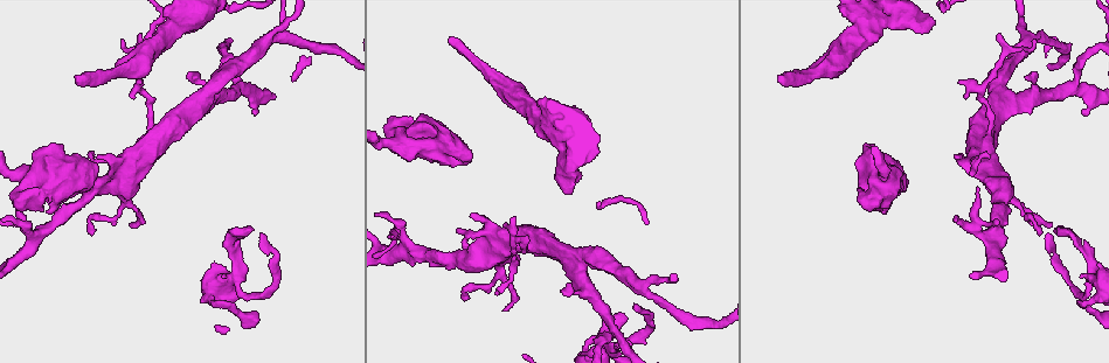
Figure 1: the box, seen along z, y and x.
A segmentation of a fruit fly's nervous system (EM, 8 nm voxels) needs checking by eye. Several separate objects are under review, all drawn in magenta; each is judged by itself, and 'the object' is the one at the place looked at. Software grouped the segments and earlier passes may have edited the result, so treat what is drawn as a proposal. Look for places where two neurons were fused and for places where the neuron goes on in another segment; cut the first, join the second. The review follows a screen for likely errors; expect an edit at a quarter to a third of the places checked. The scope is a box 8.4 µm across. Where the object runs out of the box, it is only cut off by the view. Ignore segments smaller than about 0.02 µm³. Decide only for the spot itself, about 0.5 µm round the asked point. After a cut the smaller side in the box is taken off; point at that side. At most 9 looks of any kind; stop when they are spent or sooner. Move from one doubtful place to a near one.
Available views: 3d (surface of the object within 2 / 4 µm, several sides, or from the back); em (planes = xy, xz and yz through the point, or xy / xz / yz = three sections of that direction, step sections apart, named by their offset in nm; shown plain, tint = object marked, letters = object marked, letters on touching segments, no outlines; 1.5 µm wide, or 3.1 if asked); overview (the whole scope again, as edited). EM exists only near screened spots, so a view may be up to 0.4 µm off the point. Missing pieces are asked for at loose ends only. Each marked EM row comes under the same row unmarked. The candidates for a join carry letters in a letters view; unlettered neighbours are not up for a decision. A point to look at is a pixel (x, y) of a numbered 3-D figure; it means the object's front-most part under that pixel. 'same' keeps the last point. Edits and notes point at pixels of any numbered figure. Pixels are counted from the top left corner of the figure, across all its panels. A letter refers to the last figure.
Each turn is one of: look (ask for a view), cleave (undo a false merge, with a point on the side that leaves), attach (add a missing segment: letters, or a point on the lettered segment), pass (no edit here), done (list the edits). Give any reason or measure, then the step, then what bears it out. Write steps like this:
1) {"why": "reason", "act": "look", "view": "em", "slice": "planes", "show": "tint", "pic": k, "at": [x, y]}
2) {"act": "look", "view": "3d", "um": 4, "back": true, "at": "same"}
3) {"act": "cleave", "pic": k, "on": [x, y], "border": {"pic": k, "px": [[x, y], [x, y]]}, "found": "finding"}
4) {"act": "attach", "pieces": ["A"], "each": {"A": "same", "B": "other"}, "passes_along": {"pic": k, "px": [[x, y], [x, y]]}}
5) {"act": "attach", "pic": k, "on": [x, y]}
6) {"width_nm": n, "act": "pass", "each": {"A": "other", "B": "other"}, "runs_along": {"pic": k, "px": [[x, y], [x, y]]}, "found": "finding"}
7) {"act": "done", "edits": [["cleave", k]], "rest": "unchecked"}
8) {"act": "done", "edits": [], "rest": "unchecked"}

{"why": "an open end", "act": "look", "view": "em", "slice": "planes", "show": "letters", "pic": 1, "at": [563, 288]}

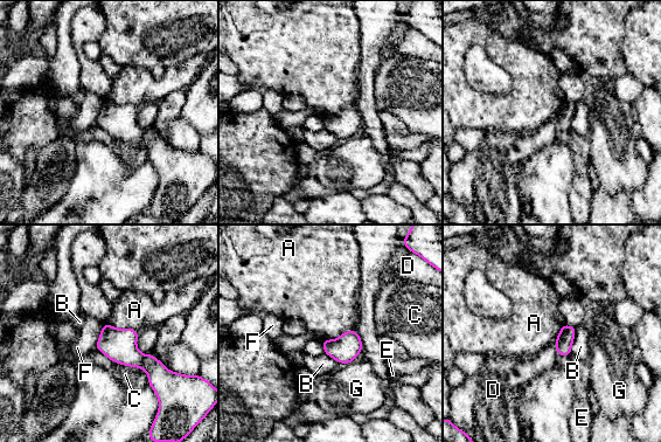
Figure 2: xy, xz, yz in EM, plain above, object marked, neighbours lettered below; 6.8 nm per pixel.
{"longest_contact_nm": ["C", 280], "act": "pass", "each": {"A": "other", "B": "other", "C": "other", "D": "other", "E": "other", "F": "other", "G": "other"}, "border": {"pic": 2, "px": [[356, 331], [322, 340]]}, "found": "no lettered segment goes on from it"}

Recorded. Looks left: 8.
{"why": "a fork", "act": "look", "view": "em", "slice": "planes", "show": "tint", "pic": 1, "at": [639, 285]}

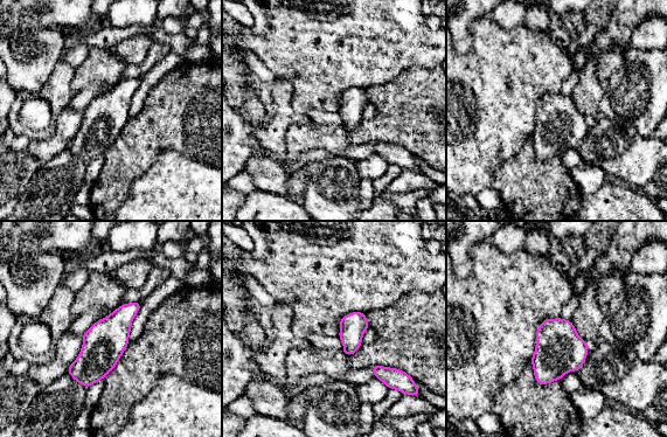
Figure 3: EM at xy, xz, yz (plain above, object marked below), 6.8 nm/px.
{"why": "see the neighbours", "act": "look", "view": "em", "slice": "planes", "show": "letters", "at": "same"}

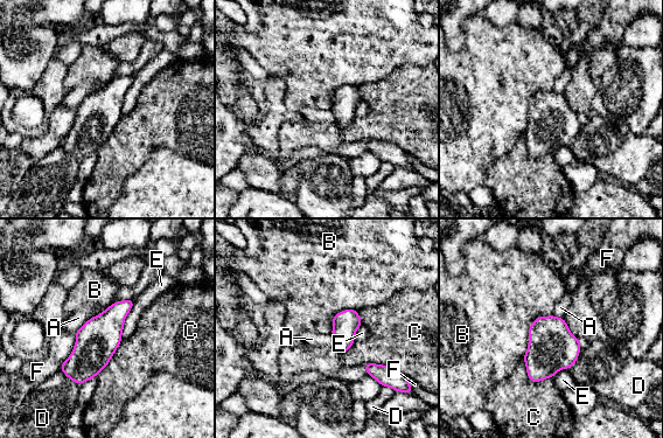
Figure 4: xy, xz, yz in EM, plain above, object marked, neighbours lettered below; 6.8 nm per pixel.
{"act": "pass", "each": {"A": "other", "B": "other", "C": "other", "D": "other", "E": "other", "F": "other"}, "border": {"pic": 4, "px": [[523, 359], [531, 381], [552, 377]]}, "found": "continuous, no second neuron"}

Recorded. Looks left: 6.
{"why": "an open end", "act": "look", "view": "em", "slice": "planes", "show": "letters", "pic": 1, "at": [80, 75]}

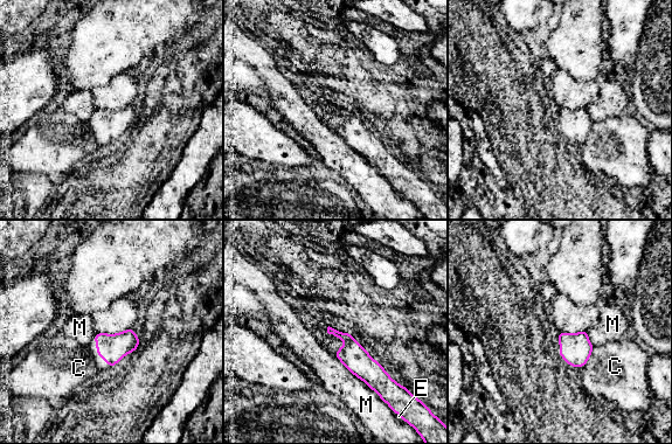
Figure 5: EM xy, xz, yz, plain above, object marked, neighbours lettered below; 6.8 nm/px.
{"act": "pass", "each": {"C": "other", "E": "other", "M": "other"}, "runs_along": {"pic": 5, "px": [[331, 331], [351, 344], [380, 386]]}, "found": "no lettered segment goes on from it"}

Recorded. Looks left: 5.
{"why": "thin end", "act": "look", "view": "em", "slice": "planes", "show": "letters", "pic": 1, "at": [89, 153]}

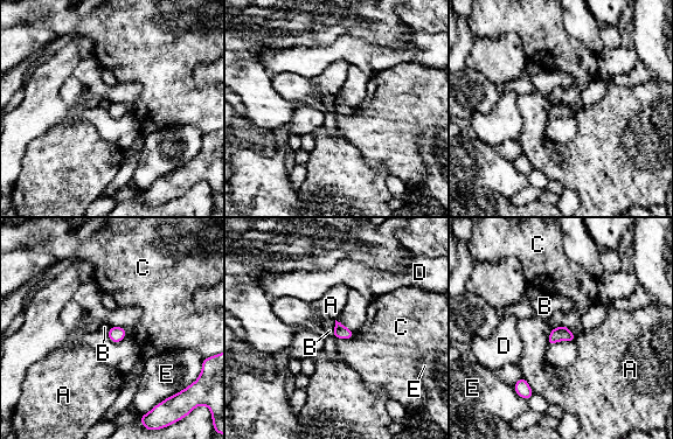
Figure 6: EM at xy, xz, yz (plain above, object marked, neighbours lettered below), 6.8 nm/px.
{"longest_contact_nm": ["E", 150], "act": "pass", "each": {"A": "other", "B": "other", "C": "other", "D": "other", "E": "other"}, "border": {"pic": 6, "px": [[335, 320], [335, 327], [331, 332]]}, "found": "no lettered segment goes on from it"}

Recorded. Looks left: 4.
{"act": "done", "edits": [], "rest": "unchecked"}

